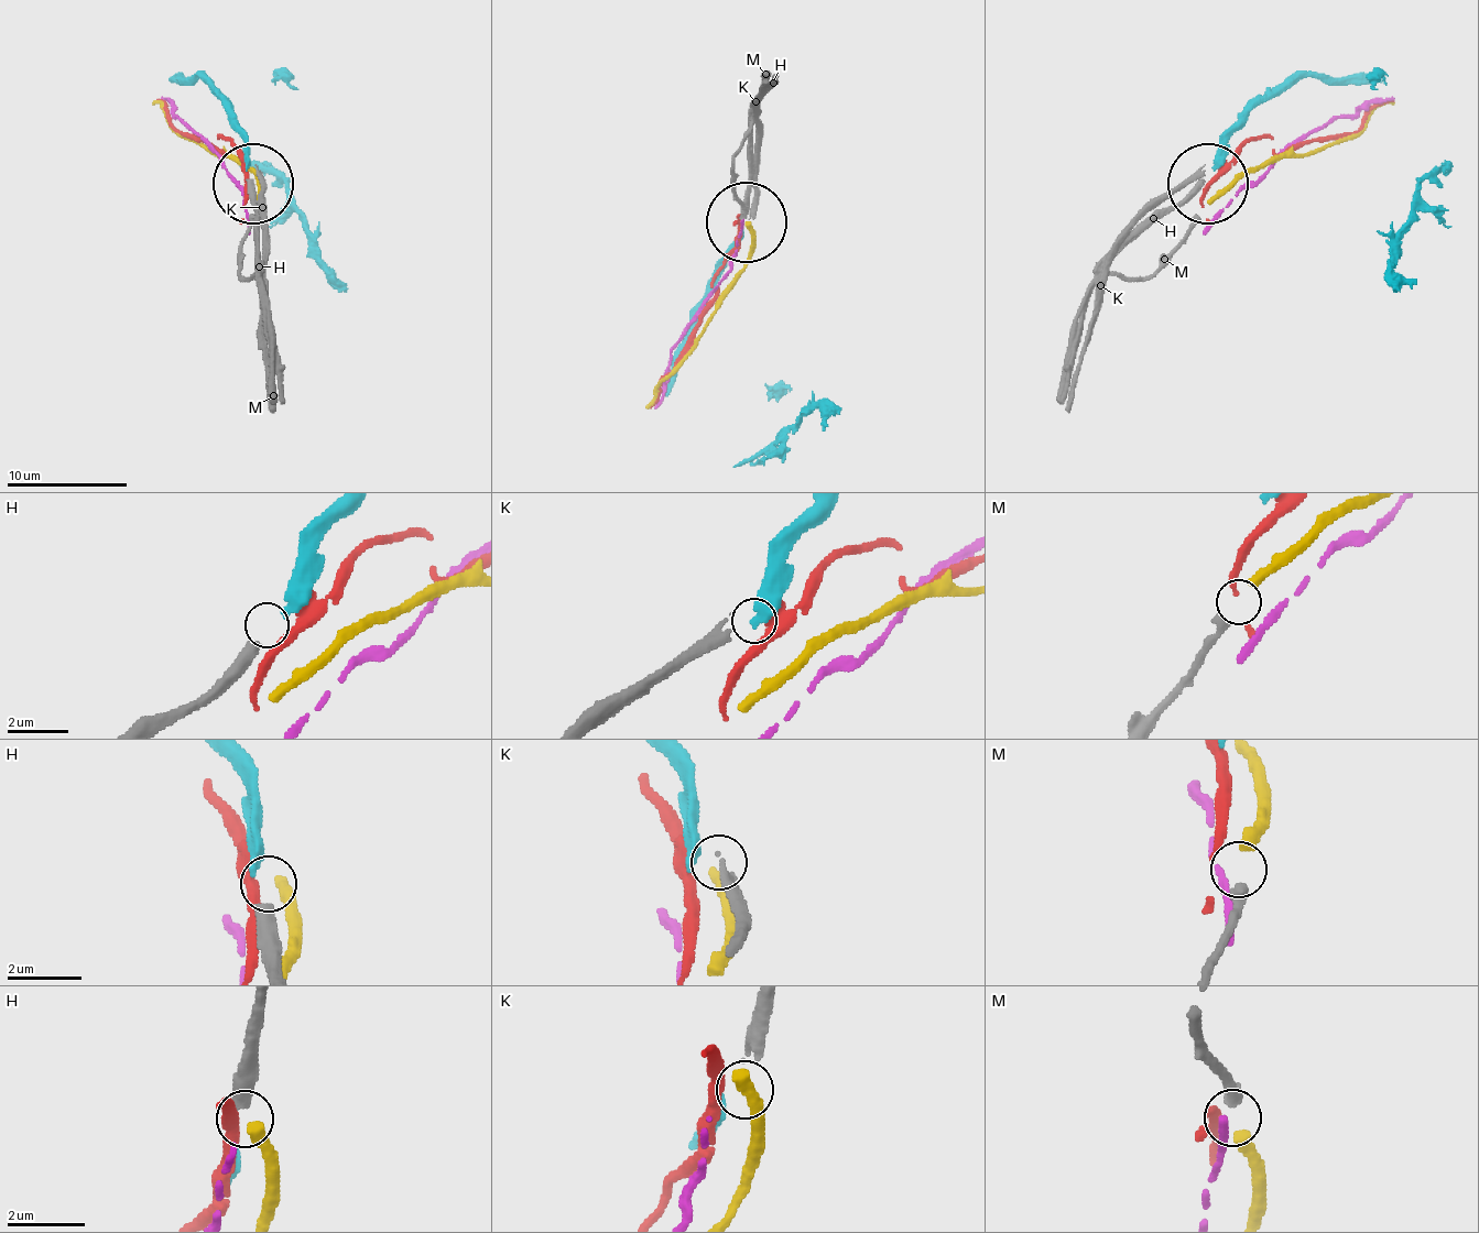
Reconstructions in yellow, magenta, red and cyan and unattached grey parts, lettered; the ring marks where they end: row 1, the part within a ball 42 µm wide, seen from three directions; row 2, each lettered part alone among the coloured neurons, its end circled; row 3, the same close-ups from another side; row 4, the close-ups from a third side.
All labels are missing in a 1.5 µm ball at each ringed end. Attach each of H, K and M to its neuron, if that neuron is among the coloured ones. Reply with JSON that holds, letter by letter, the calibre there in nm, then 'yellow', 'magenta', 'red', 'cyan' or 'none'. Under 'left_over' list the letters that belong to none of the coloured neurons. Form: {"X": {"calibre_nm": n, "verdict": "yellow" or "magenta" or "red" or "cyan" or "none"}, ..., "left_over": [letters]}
{"H": {"calibre_nm": 440, "verdict": "cyan"}, "K": {"calibre_nm": 170, "verdict": "none"}, "M": {"calibre_nm": 320, "verdict": "yellow"}, "left_over": ["K"]}

